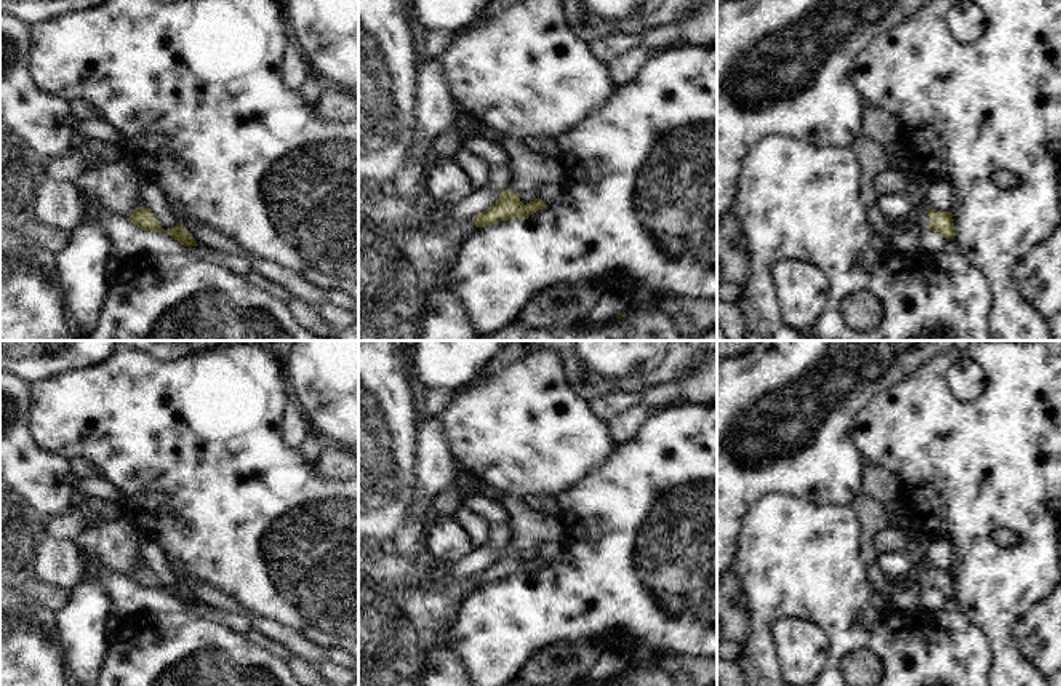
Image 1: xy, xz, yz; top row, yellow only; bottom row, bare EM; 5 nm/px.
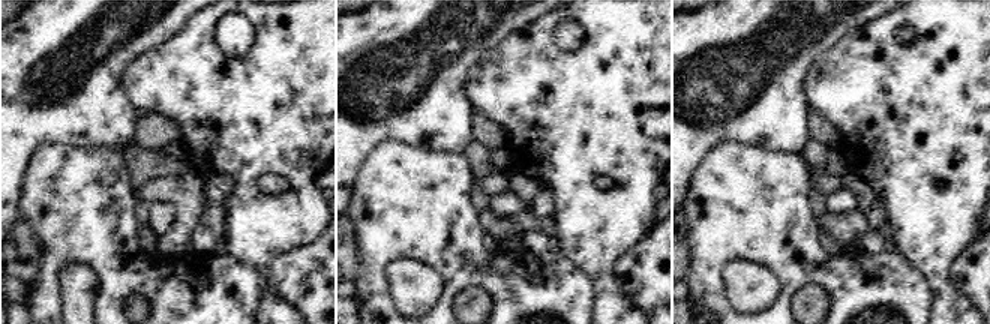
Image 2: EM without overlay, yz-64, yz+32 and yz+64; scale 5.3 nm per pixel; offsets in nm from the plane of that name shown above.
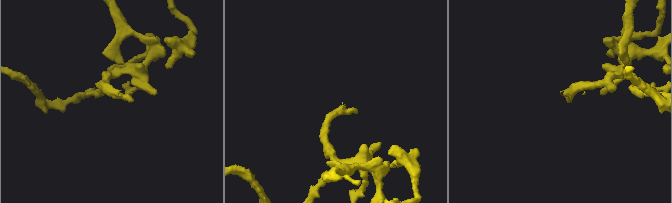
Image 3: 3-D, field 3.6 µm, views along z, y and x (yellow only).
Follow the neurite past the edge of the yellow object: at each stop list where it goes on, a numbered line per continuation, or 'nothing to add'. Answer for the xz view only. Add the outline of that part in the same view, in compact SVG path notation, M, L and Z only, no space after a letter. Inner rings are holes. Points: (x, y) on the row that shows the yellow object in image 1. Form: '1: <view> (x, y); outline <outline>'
1: xz (528, 170); outline M501 136L498 142L507 157L507 168L510 171L510 193L520 193L528 189L551 182L563 185L565 171L555 157L544 157L528 150L523 141Z

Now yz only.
1: yz (882, 224); outline M869 206L869 222L875 230L875 235L882 235L887 241L893 235L903 230L907 224L917 224L922 229L927 229L930 224L928 213L912 213L907 219L893 222L879 206Z

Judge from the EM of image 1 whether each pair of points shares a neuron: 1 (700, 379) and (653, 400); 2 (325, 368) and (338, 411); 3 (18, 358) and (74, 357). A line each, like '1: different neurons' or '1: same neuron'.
1: same neuron
2: same neuron
3: same neuron

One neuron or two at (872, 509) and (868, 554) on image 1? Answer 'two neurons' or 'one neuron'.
one neuron

